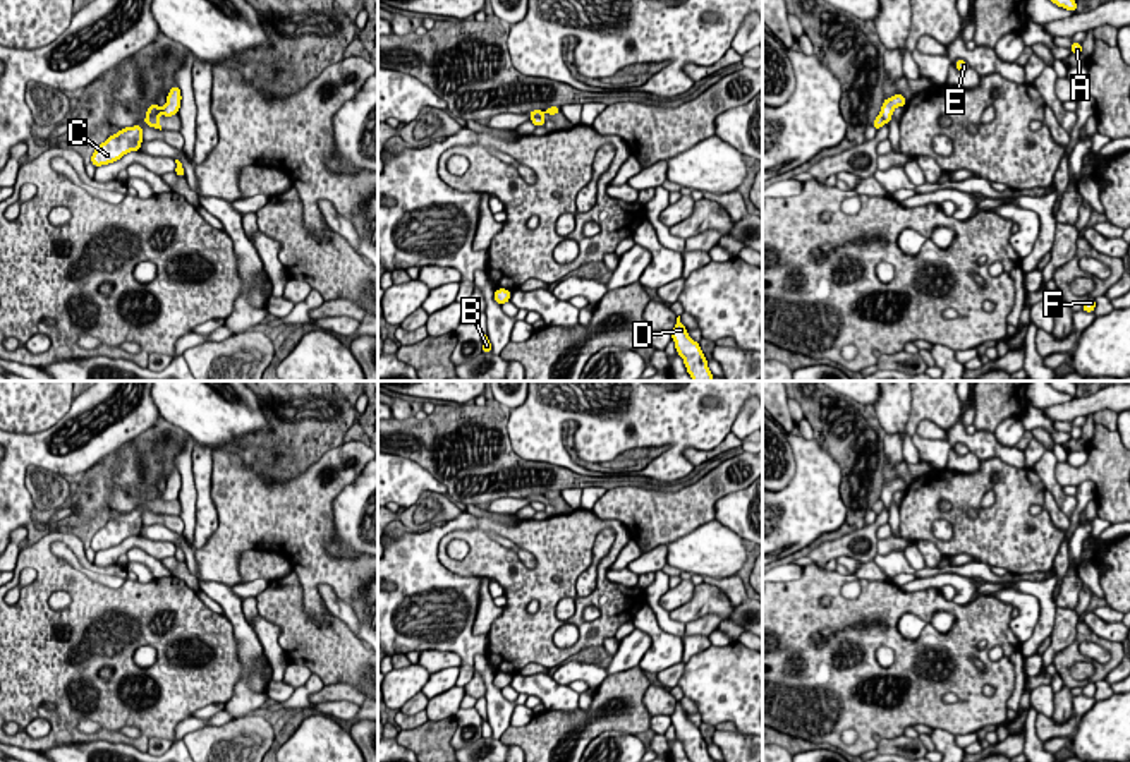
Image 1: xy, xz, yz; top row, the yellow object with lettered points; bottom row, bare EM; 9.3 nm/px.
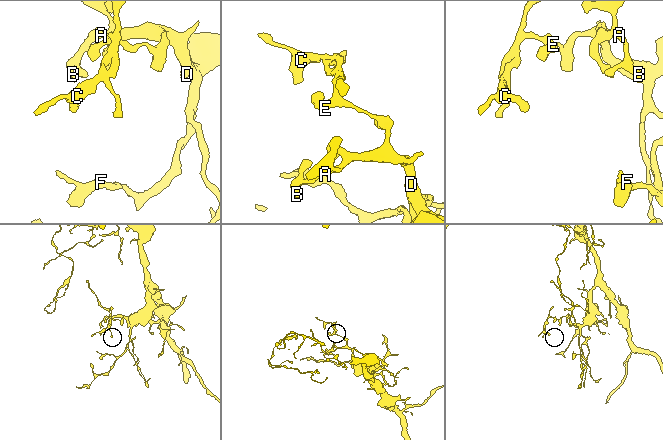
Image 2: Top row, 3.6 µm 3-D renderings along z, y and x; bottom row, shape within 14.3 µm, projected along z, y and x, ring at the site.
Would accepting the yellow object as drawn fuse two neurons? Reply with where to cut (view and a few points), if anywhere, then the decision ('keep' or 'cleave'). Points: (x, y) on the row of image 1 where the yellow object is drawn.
cut in xy along (157, 112), (146, 117); cleave

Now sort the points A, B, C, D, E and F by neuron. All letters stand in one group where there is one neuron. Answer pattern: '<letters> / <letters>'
A B D E F / C

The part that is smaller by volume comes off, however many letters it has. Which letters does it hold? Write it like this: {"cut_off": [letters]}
{"cut_off": ["C"]}

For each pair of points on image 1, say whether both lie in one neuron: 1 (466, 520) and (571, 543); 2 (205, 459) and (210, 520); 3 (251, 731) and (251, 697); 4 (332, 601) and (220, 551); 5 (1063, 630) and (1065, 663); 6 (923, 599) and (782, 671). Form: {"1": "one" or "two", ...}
{"1": "two", "2": "one", "3": "two", "4": "two", "5": "two", "6": "one"}

